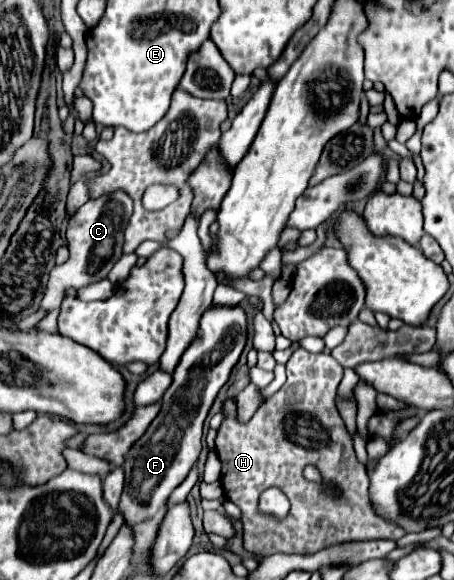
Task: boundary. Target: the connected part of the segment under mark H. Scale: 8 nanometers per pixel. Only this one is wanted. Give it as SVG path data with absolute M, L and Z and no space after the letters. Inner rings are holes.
M303 348L295 350L293 356L287 362L287 382L281 386L279 392L275 392L269 400L265 400L253 418L249 422L241 422L237 418L236 399L227 399L222 412L224 420L217 432L215 446L217 446L217 456L223 464L223 488L227 500L235 502L243 510L243 546L247 552L257 554L259 558L271 556L277 552L283 554L313 554L323 548L335 546L335 544L345 544L345 542L355 542L355 540L377 540L377 538L389 538L389 540L399 540L405 536L405 530L397 526L395 522L377 516L377 510L371 502L369 496L369 476L365 466L357 460L357 454L353 450L353 440L347 432L347 426L343 418L339 416L335 408L335 394L337 386L343 378L343 368L333 360L333 356L327 354L311 354ZM305 466L315 466L325 482L335 482L341 490L341 498L329 498L323 492L323 484L313 484L305 480L303 470ZM277 486L285 492L285 496L291 502L289 516L285 520L271 520L267 516L257 514L257 504L259 496L263 490Z

